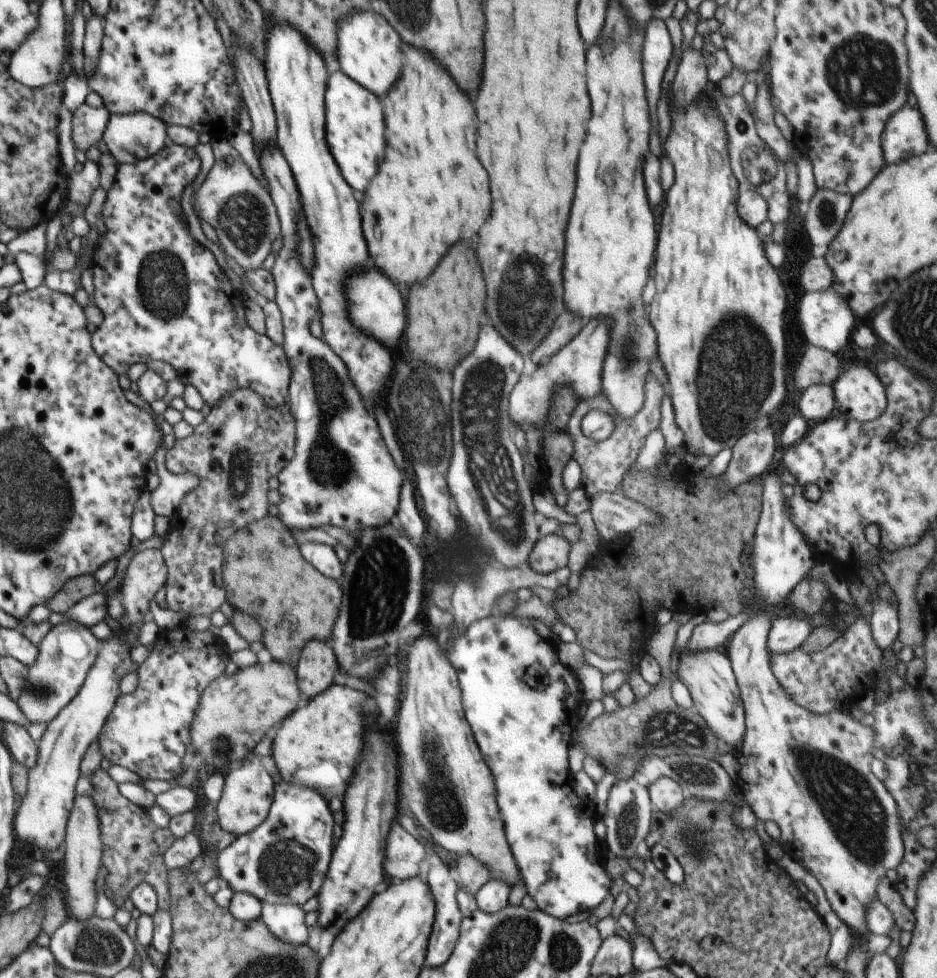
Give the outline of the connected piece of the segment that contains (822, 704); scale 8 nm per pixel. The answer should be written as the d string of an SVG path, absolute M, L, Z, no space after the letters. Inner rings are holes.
M863 615L843 635L838 636L823 651L809 655L798 648L789 653L771 654L770 658L772 672L794 702L807 708L814 714L828 714L828 712L834 709L842 710L851 708L863 696L866 696L869 690L876 689L876 683L878 681L876 666L882 662L883 654L880 647L875 643L870 625L867 624Z

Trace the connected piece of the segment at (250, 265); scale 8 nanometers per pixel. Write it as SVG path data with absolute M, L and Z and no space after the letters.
M226 139L212 140L210 142L215 154L215 162L208 172L204 183L196 194L196 214L216 230L219 246L225 249L225 254L230 256L244 271L253 271L261 268L262 262L272 253L272 242L281 234L281 224L276 205L272 200L269 190L260 183L252 174L242 156Z

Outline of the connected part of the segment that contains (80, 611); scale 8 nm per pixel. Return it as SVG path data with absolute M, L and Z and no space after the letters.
M98 589L94 594L71 606L66 614L51 613L48 622L57 625L64 621L74 621L90 628L104 621L107 614L107 596Z

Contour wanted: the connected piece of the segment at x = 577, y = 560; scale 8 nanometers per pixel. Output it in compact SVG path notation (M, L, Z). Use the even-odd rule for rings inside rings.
M585 511L576 516L576 524L582 528L582 536L578 542L571 544L571 551L569 552L568 567L571 572L582 573L589 562L595 557L598 552L601 534L598 532L593 521L591 511Z

